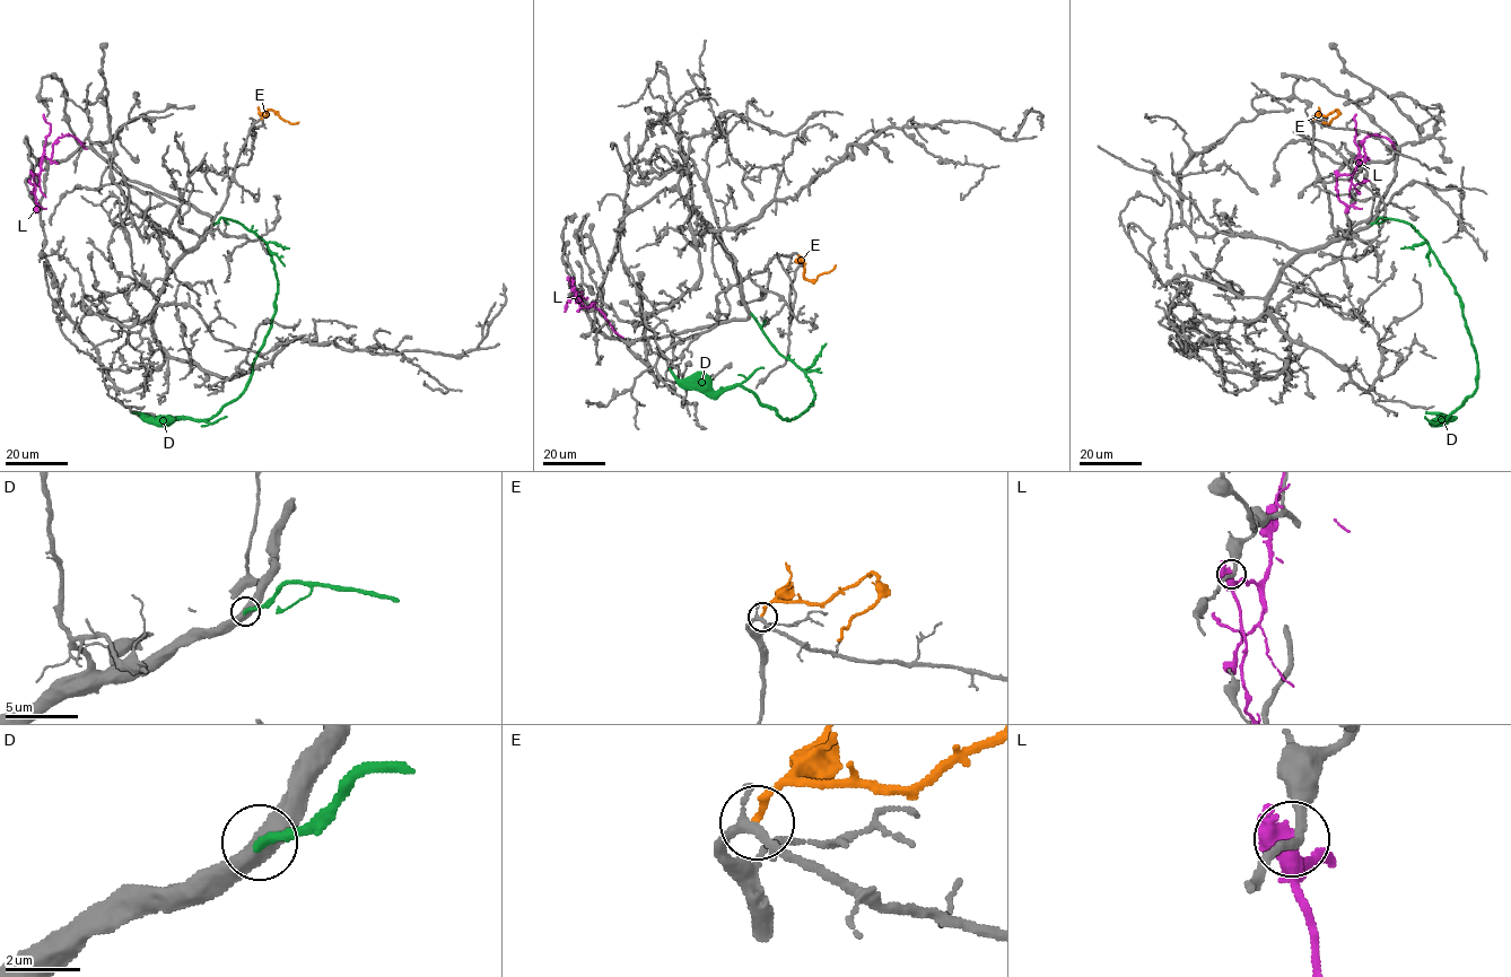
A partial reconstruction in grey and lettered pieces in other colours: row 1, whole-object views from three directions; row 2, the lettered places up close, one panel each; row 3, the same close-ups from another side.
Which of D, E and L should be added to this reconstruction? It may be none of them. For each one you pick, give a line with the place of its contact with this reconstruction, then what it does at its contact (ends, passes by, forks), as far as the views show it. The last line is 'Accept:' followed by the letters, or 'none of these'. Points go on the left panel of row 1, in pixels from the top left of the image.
D: (214, 224) | it ends
Accept: D

